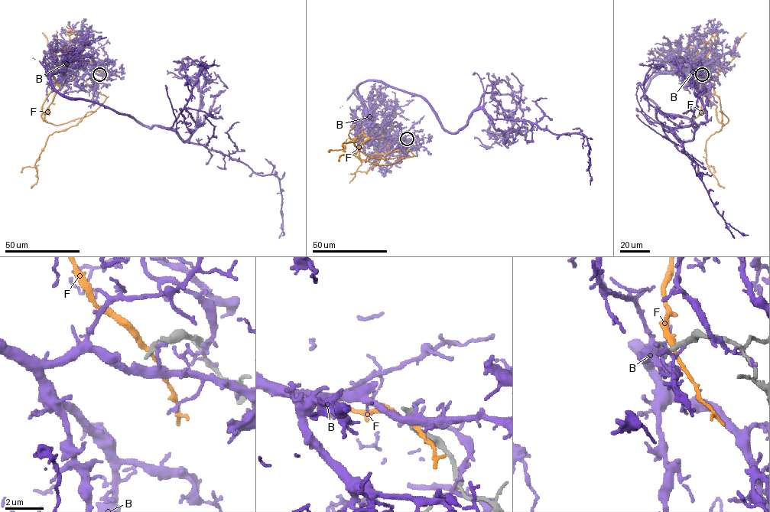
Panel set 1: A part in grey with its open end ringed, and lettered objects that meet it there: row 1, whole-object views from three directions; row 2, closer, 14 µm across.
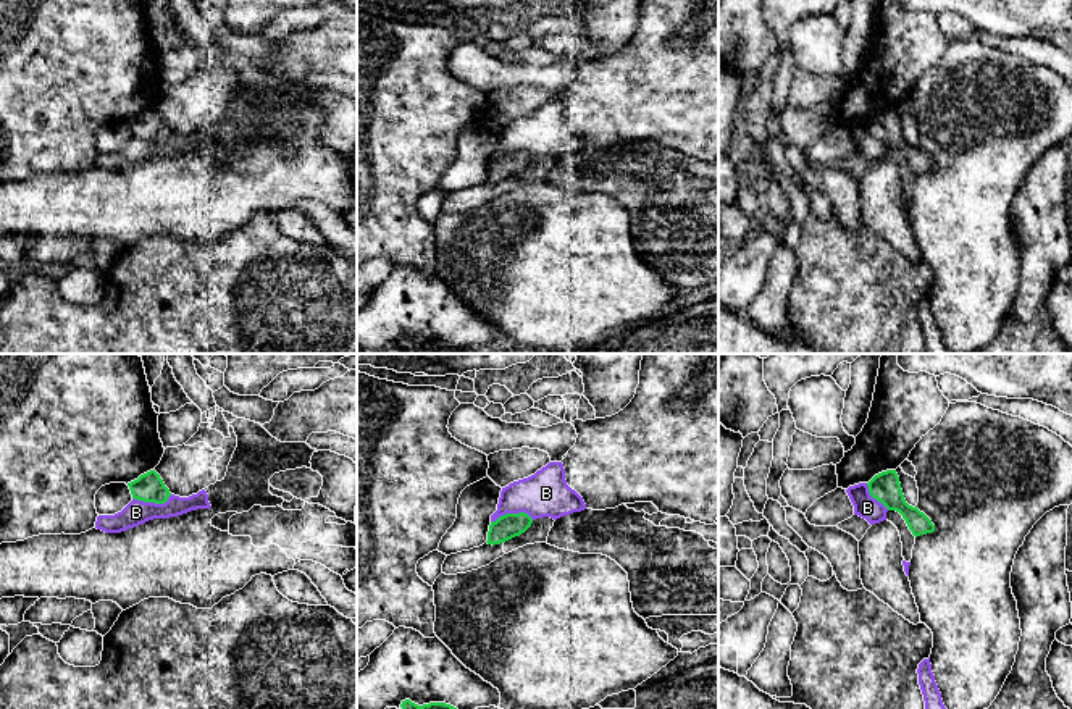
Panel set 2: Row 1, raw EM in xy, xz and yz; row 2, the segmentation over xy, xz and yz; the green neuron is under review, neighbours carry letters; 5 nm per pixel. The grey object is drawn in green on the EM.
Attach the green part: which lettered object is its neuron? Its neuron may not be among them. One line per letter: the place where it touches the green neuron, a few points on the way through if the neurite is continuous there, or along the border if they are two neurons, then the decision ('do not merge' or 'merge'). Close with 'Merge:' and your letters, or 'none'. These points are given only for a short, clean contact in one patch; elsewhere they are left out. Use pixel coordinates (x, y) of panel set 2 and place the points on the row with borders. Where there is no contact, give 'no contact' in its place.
B: meets green in xz at (512, 514); border along xz (533, 519), (523, 512), (506, 512), (491, 522); do not merge
F: no contact; do not merge
Merge: none

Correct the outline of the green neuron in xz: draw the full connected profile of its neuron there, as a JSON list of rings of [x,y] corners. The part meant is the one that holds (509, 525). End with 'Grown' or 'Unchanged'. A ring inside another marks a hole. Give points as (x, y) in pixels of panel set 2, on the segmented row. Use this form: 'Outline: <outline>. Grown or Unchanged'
Outline: [[[505,514],[496,522],[491,522],[488,531],[488,544],[500,544],[525,533],[533,523],[533,518],[525,514]]]. Unchanged

